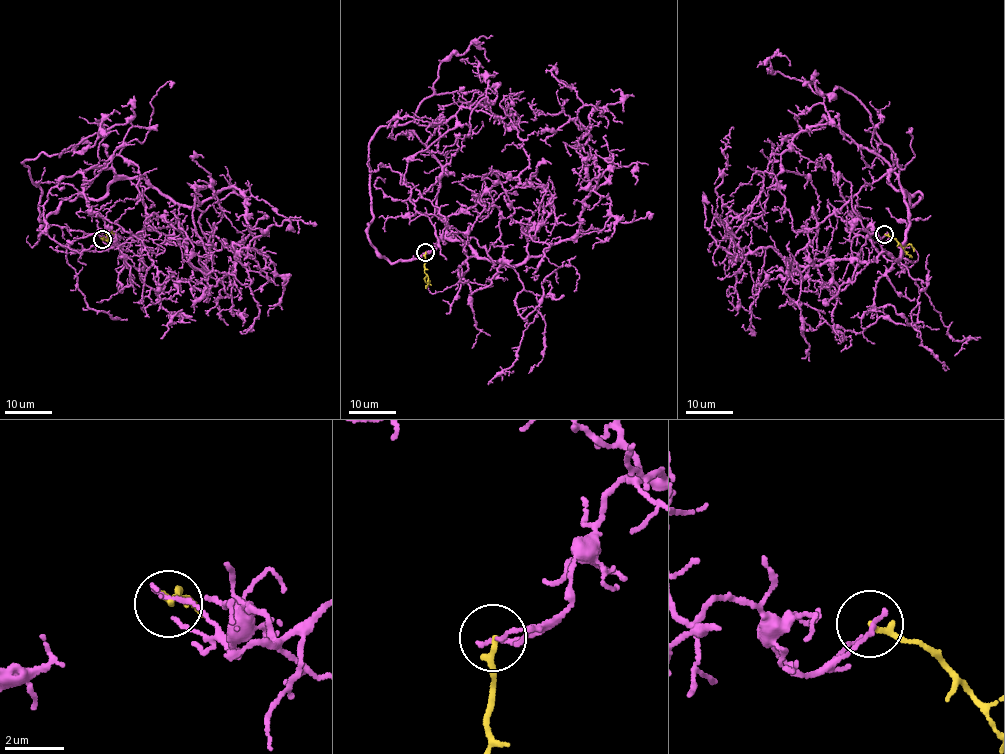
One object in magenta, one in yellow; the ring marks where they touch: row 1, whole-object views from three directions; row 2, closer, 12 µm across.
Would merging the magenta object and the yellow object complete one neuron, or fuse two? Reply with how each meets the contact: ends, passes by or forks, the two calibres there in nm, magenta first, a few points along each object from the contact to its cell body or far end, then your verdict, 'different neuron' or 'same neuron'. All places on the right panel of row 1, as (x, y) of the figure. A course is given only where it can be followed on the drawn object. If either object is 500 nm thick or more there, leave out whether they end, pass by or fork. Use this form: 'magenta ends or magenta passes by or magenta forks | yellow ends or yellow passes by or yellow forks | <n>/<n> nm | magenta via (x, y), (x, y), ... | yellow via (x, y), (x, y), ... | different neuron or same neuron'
magenta ends | yellow ends | 170/200 nm | magenta via (885, 234), (857, 235), (894, 261), (921, 196), (888, 178), (870, 115), (808, 82), (823, 102), (793, 117) | yellow via (885, 234), (893, 236), (902, 246), (911, 246) | different neuron

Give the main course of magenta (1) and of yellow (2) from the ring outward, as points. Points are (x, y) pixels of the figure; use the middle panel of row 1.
1: (425, 252), (450, 227), (502, 265), (369, 238), (381, 127), (434, 94), (490, 110), (438, 104)
2: (425, 252), (425, 279), (427, 283), (429, 280)

